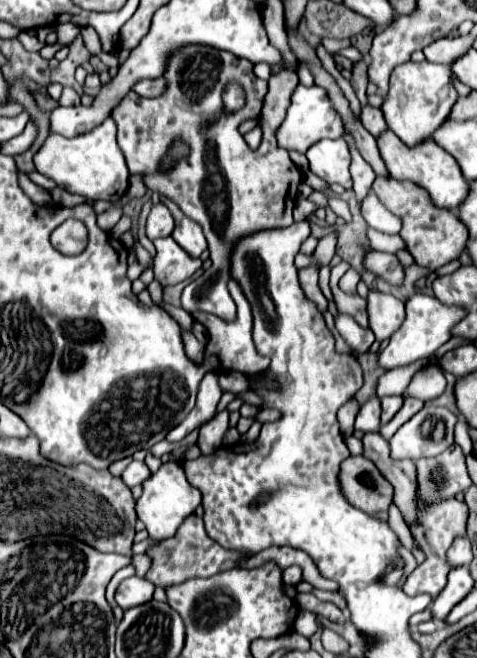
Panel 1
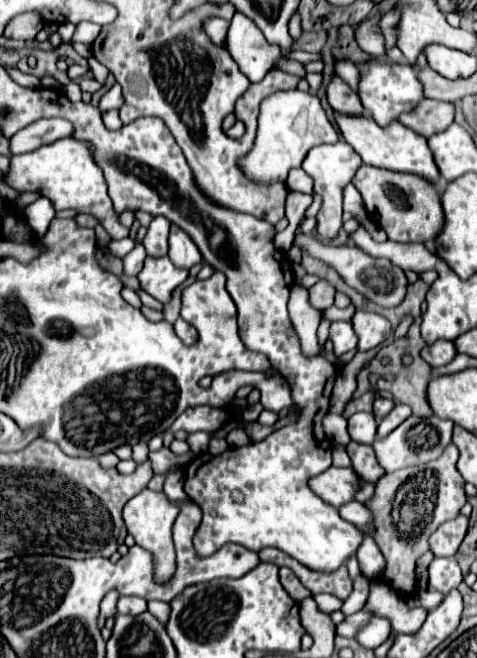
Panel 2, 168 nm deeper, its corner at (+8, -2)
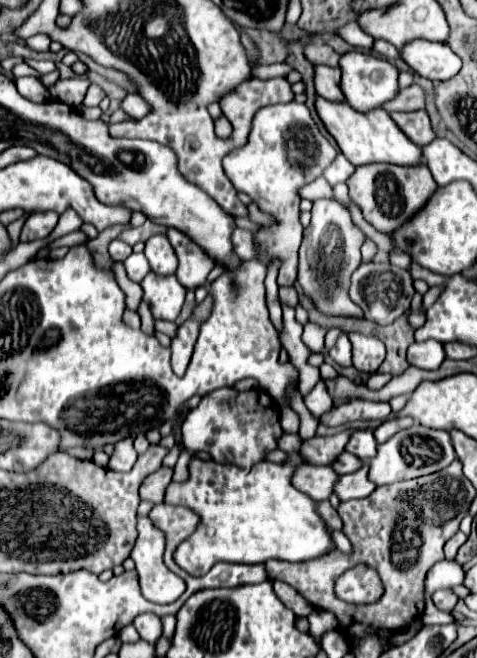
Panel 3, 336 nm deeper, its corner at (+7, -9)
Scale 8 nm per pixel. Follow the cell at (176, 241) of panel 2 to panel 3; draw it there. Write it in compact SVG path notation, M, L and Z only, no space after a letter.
M170 228L166 232L176 256L178 256L178 270L176 278L180 284L188 290L196 290L198 286L206 284L206 276L214 268L214 262L210 256L206 256L198 244L194 244L186 234L178 232L176 228Z

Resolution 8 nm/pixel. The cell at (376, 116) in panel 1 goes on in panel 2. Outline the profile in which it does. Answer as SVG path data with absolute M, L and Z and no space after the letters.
M333 75L331 83L325 87L325 93L327 93L329 105L335 111L341 111L347 115L361 115L363 113L357 93L349 85L345 85L345 81L341 81L337 75Z

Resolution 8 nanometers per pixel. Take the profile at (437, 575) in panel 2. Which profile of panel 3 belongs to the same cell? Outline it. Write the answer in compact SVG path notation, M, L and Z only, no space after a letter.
M442 588L442 590L436 590L436 592L434 592L432 600L434 600L434 604L436 604L440 610L448 612L448 610L452 610L452 608L456 606L458 596L452 592L452 588Z

